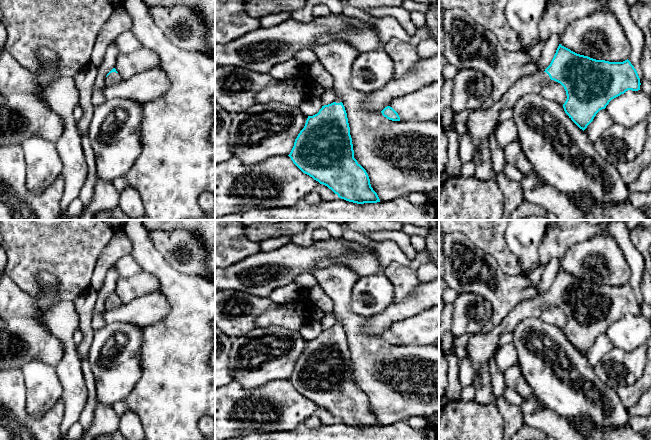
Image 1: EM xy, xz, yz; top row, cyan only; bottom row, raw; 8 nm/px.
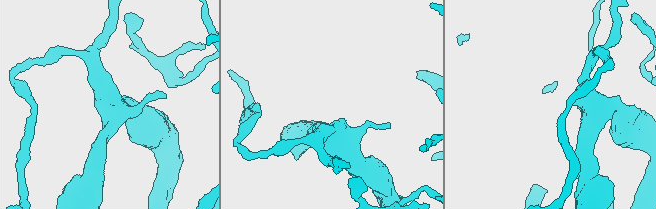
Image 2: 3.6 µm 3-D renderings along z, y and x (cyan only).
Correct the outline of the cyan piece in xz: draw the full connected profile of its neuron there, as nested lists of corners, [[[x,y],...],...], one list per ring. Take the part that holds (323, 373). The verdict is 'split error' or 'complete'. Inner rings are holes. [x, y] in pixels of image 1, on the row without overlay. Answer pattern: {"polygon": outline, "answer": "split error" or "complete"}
{"polygon": [[[335,318],[333,327],[322,330],[317,338],[308,340],[288,380],[303,397],[327,410],[339,422],[357,428],[380,426],[366,394],[354,382],[347,337],[341,322]]], "answer": "split error"}

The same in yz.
{"polygon": [[[559,268],[556,277],[544,296],[536,296],[520,302],[502,320],[502,322],[487,334],[476,334],[466,347],[473,367],[478,371],[474,379],[474,401],[479,405],[487,405],[495,401],[489,373],[489,361],[495,355],[496,346],[501,336],[512,332],[517,324],[526,318],[540,318],[542,312],[551,306],[560,307],[567,319],[563,328],[565,337],[583,355],[593,345],[596,338],[605,333],[609,326],[628,314],[640,314],[640,302],[634,290],[627,283],[623,286],[596,284],[577,278]]], "answer": "split error"}

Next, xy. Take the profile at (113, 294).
{"polygon": [[[113,292],[105,302],[105,309],[112,310],[122,305],[121,299]]], "answer": "split error"}

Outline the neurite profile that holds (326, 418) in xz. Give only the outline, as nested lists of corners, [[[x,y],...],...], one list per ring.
[[[323,408],[319,409],[319,417],[322,425],[332,425],[338,421],[337,418]]]

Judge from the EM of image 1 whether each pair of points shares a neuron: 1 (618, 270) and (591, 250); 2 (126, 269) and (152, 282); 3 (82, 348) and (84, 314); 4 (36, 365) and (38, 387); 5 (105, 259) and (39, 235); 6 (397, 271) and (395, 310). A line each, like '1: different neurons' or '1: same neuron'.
1: same neuron
2: different neurons
3: same neuron
4: same neuron
5: different neurons
6: different neurons

